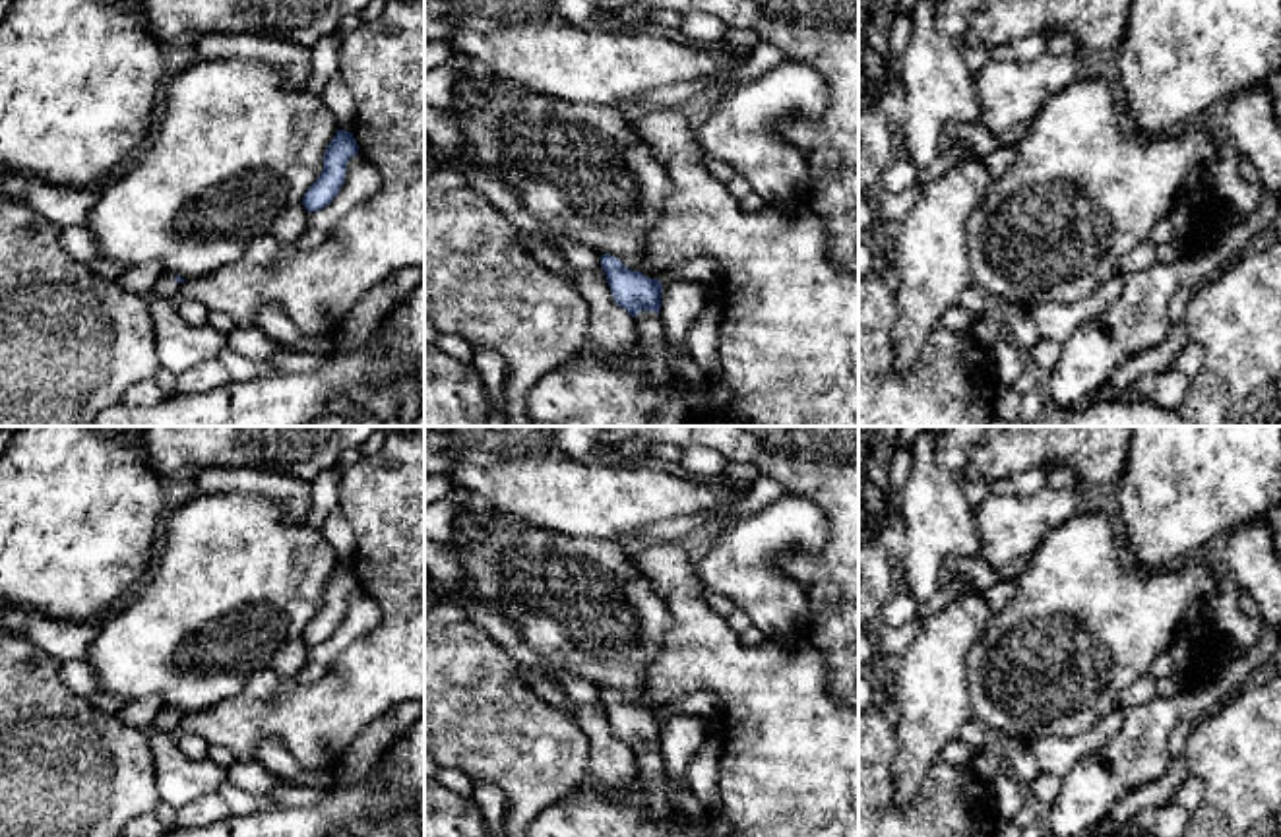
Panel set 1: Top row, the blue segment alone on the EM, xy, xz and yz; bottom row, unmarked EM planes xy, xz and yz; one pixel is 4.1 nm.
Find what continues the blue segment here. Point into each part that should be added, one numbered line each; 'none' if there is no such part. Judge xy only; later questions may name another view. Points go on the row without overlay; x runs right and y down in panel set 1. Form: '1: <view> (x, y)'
1: xy (167, 719)

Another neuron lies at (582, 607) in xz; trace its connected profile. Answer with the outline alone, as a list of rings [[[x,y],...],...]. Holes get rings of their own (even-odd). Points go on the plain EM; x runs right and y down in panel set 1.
[[[461,508],[455,515],[455,531],[446,544],[459,552],[463,566],[457,585],[467,587],[512,622],[548,676],[570,672],[601,690],[618,692],[632,705],[643,705],[649,668],[665,647],[672,614],[649,579],[634,566],[628,542],[572,539]],[[465,521],[486,529],[481,544],[467,548],[459,544],[457,529]]]

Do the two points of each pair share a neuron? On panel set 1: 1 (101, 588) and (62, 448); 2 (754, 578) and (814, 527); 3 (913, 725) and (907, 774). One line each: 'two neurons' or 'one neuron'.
1: one neuron
2: one neuron
3: one neuron

